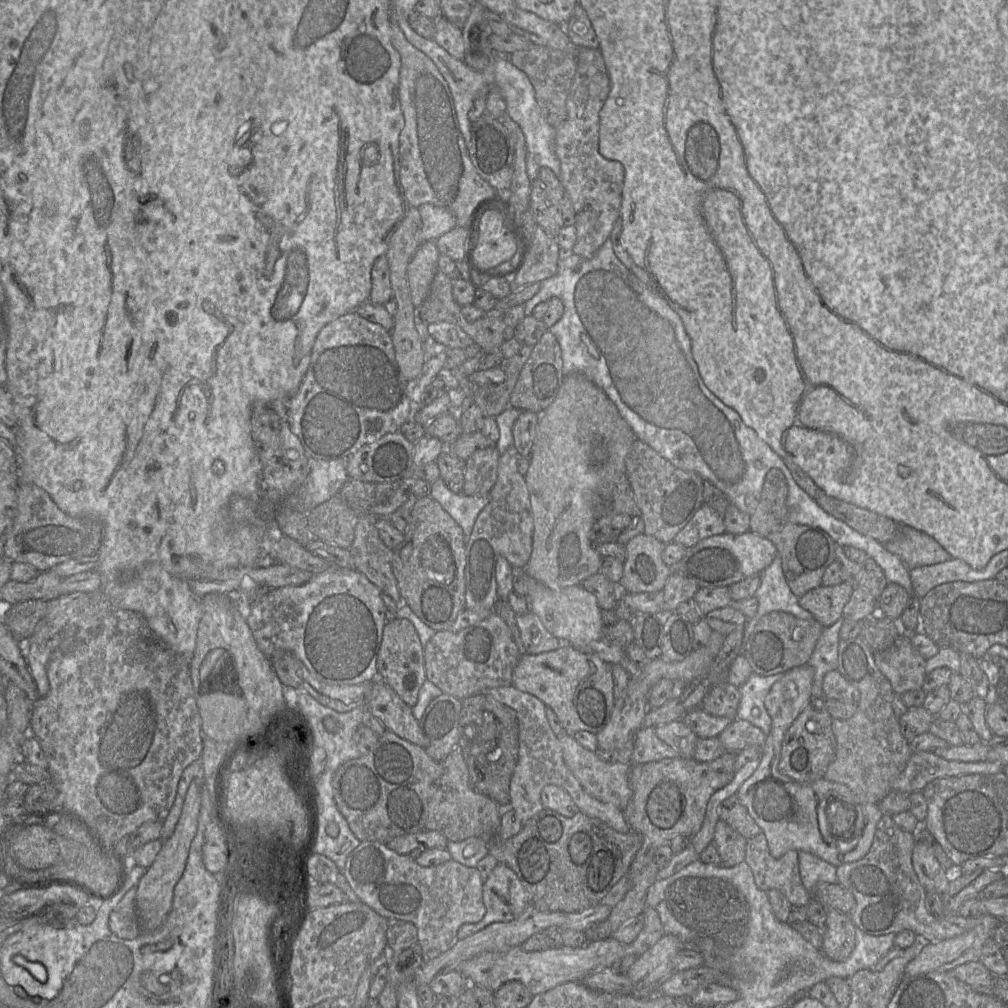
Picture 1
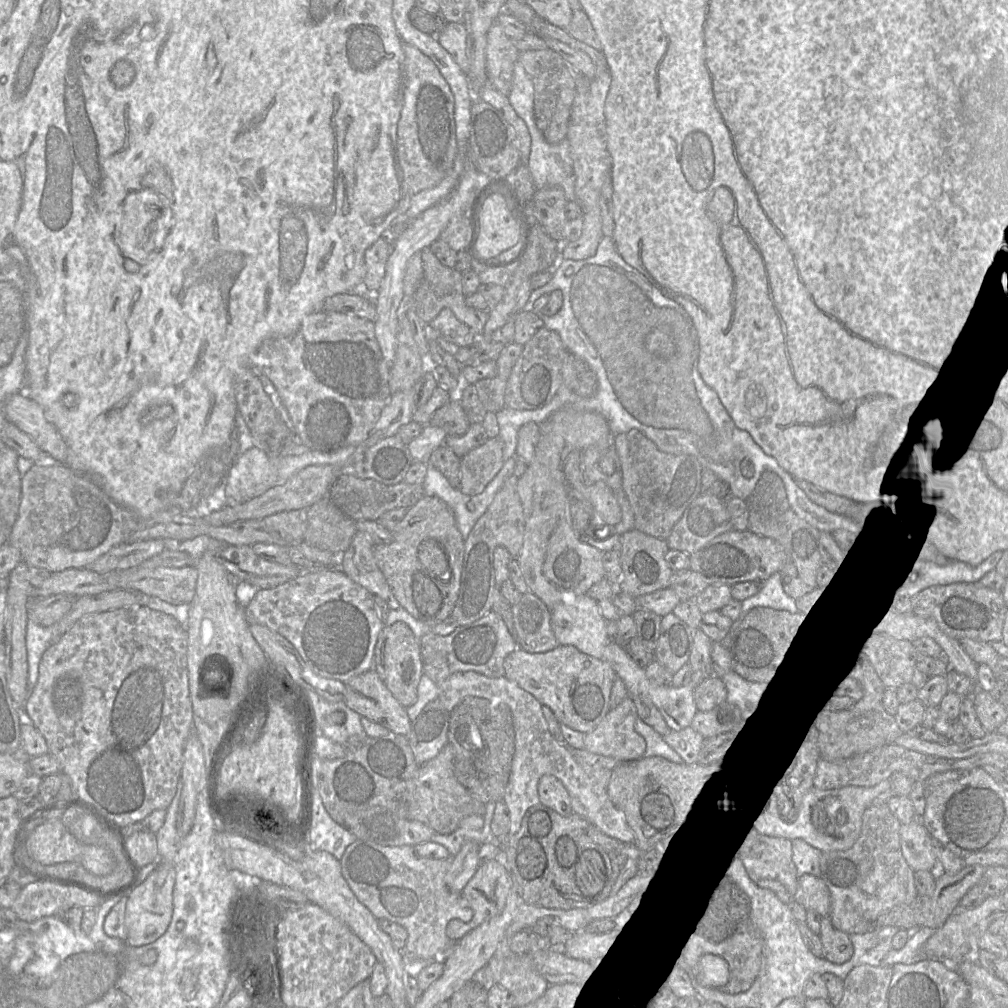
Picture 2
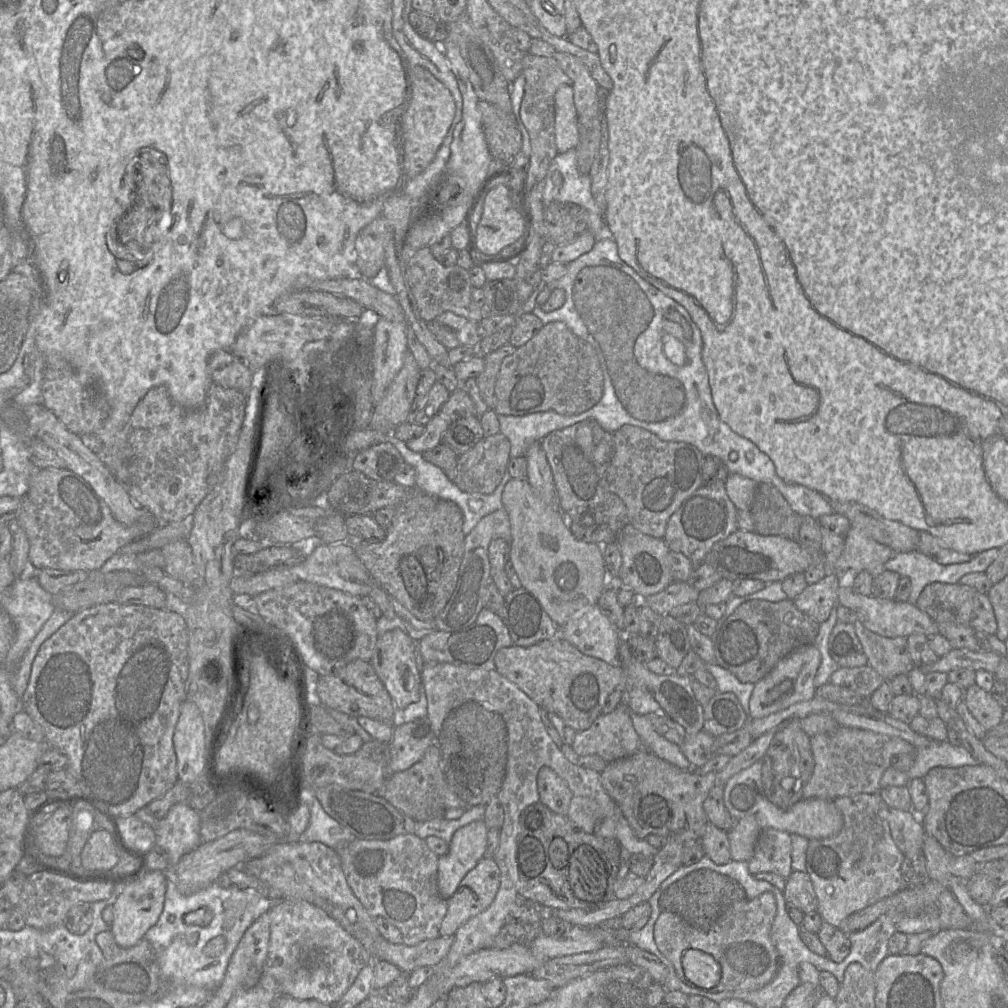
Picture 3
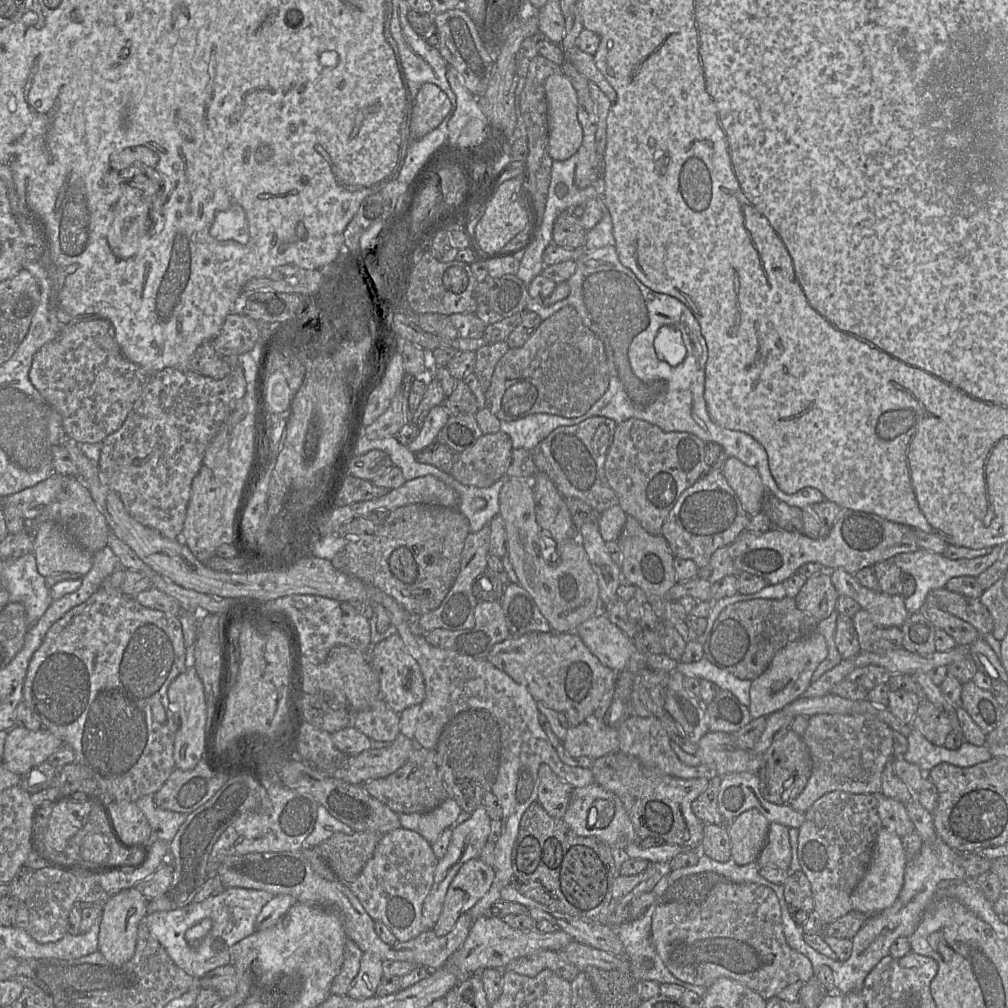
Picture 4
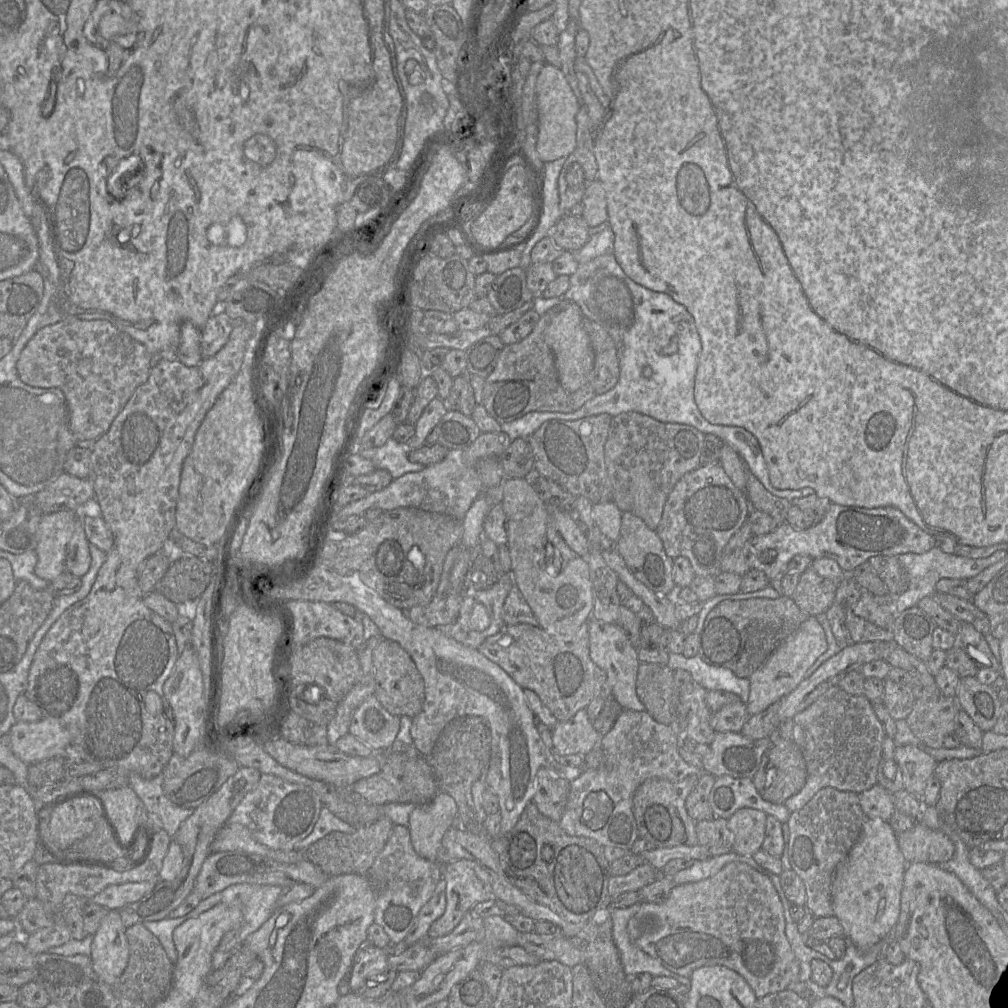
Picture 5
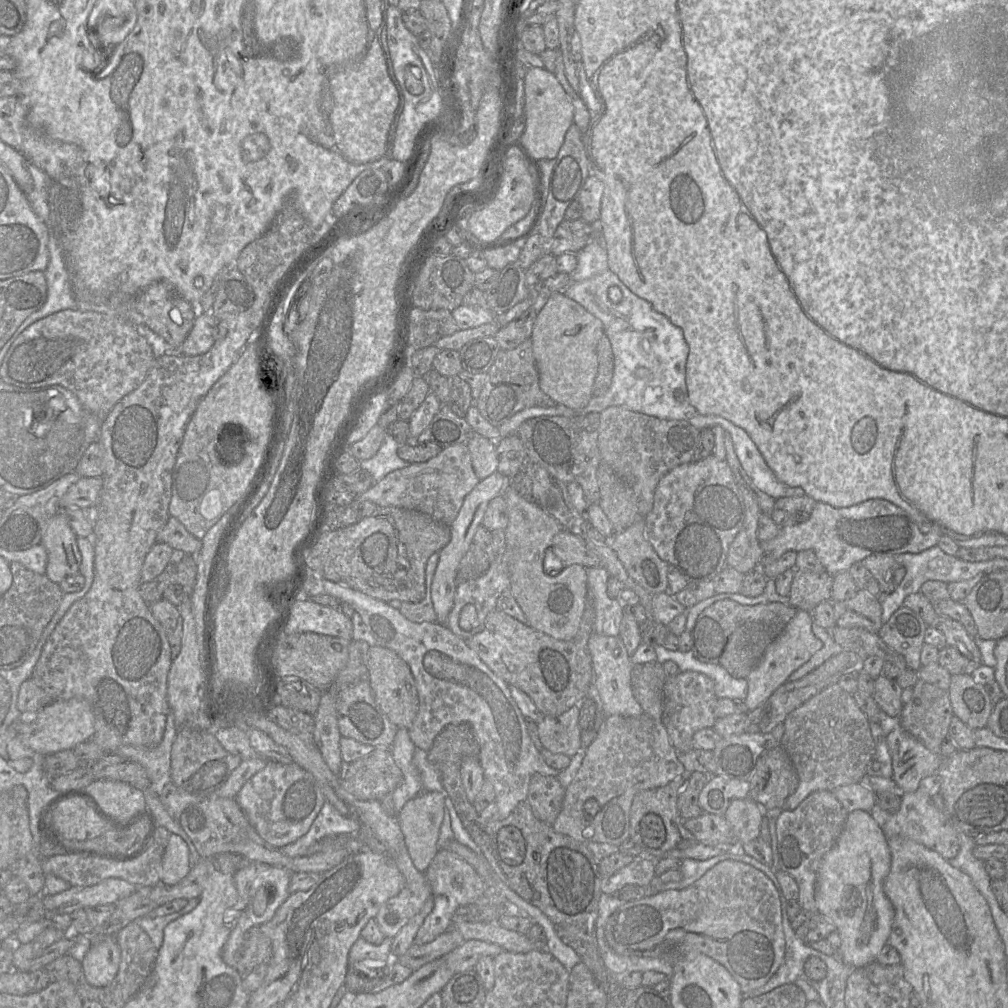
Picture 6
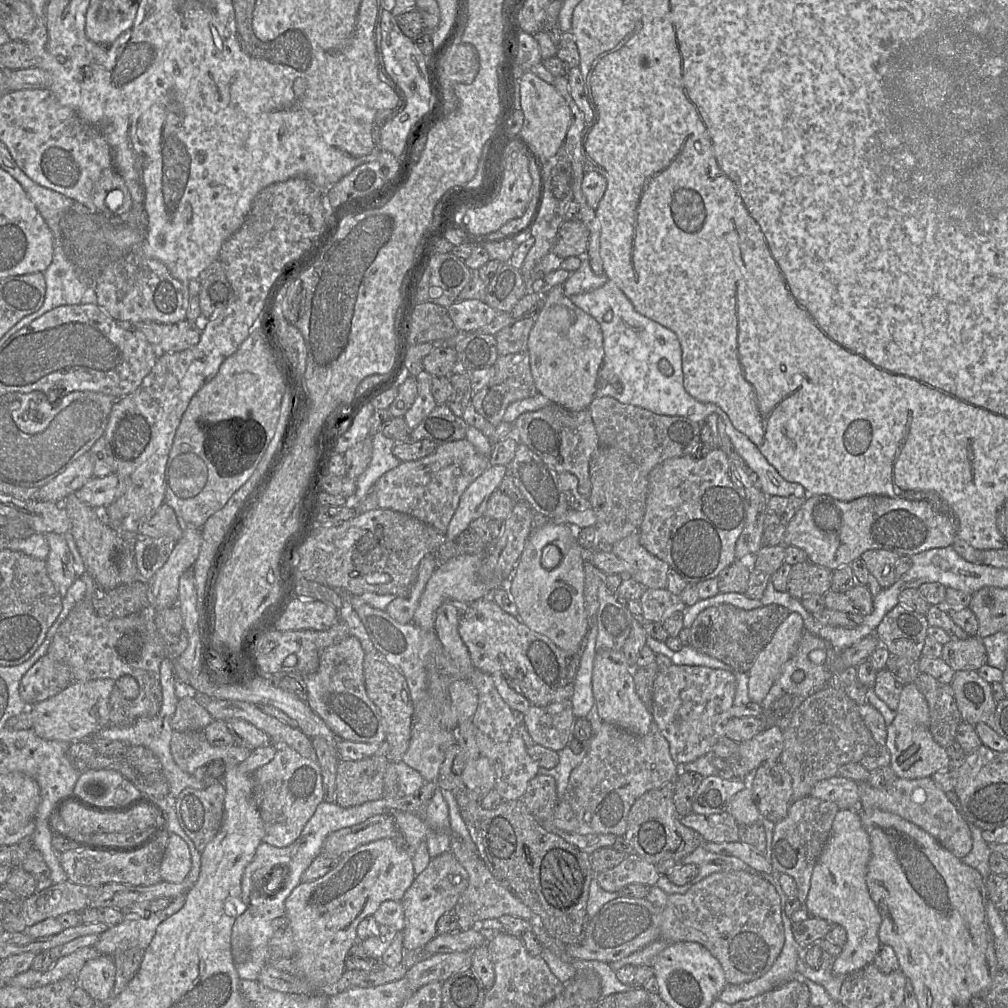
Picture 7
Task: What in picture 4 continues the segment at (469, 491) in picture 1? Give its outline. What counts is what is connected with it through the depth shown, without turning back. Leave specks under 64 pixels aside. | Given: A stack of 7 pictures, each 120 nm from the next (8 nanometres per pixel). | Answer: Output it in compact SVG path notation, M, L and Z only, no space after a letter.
M483 434L474 445L454 454L450 475L464 485L489 487L506 473L512 450L508 434Z

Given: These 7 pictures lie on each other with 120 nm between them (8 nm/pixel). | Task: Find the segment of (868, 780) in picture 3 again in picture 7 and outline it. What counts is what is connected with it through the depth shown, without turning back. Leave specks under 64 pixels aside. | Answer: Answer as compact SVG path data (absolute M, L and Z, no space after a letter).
M832 678L831 684L803 701L783 731L779 762L792 780L791 803L809 795L819 781L837 776L840 766L877 754L876 742L859 714L858 705Z

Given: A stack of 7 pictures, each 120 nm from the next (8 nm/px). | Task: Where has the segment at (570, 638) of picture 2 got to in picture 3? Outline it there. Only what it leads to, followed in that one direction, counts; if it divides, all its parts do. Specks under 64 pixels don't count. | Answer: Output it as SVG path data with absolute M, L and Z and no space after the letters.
M597 605L580 612L560 628L560 636L583 654L620 666L617 630Z

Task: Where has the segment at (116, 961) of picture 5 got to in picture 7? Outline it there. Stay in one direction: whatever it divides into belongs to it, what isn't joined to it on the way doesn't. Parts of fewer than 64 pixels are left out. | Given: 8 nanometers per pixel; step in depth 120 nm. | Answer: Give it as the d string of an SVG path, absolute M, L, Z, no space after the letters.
M109 955L87 961L77 977L77 987L85 990L96 1003L111 1001L115 983L116 965Z

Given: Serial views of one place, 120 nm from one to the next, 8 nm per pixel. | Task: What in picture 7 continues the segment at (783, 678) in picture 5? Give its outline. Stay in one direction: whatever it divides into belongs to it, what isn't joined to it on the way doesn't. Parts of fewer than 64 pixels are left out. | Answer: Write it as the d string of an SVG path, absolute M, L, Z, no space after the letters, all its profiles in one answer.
M791 612L779 625L748 671L748 696L751 702L761 704L782 666L797 651L803 632L803 619L796 612Z

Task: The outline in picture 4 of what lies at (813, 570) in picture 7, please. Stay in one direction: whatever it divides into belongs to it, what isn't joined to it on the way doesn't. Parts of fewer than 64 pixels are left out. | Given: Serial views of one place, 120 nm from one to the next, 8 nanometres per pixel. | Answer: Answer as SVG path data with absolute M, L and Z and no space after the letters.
M822 570L806 579L794 600L799 610L821 621L836 610L838 596L830 573Z

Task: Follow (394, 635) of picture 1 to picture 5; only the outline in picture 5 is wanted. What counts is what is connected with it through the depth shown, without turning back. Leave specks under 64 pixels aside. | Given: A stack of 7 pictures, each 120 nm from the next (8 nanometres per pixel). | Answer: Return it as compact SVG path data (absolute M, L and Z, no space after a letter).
M382 639L373 651L375 668L374 696L392 715L414 718L425 699L424 681L411 656L395 641Z

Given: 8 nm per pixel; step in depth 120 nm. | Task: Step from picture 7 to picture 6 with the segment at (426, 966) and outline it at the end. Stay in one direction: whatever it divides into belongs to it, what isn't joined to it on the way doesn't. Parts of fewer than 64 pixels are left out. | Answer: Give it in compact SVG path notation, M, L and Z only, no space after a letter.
M466 940L447 955L441 957L444 959L448 968L458 974L466 970L474 969L476 963L482 956L495 957L503 951L497 944L481 940Z

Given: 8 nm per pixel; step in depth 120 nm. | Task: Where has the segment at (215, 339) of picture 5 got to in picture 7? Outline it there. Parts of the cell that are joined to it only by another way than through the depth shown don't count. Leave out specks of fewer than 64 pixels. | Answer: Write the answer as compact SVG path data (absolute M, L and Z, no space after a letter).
M187 320L174 324L143 321L132 324L132 329L165 353L180 352L195 346L202 333L195 323Z

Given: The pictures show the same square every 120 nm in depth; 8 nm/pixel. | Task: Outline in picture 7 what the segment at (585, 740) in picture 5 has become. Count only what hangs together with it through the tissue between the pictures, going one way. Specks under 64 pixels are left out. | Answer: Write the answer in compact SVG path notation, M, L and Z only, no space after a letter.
M570 700L542 707L531 705L523 714L523 723L532 740L556 752L574 738L572 728L576 720Z

